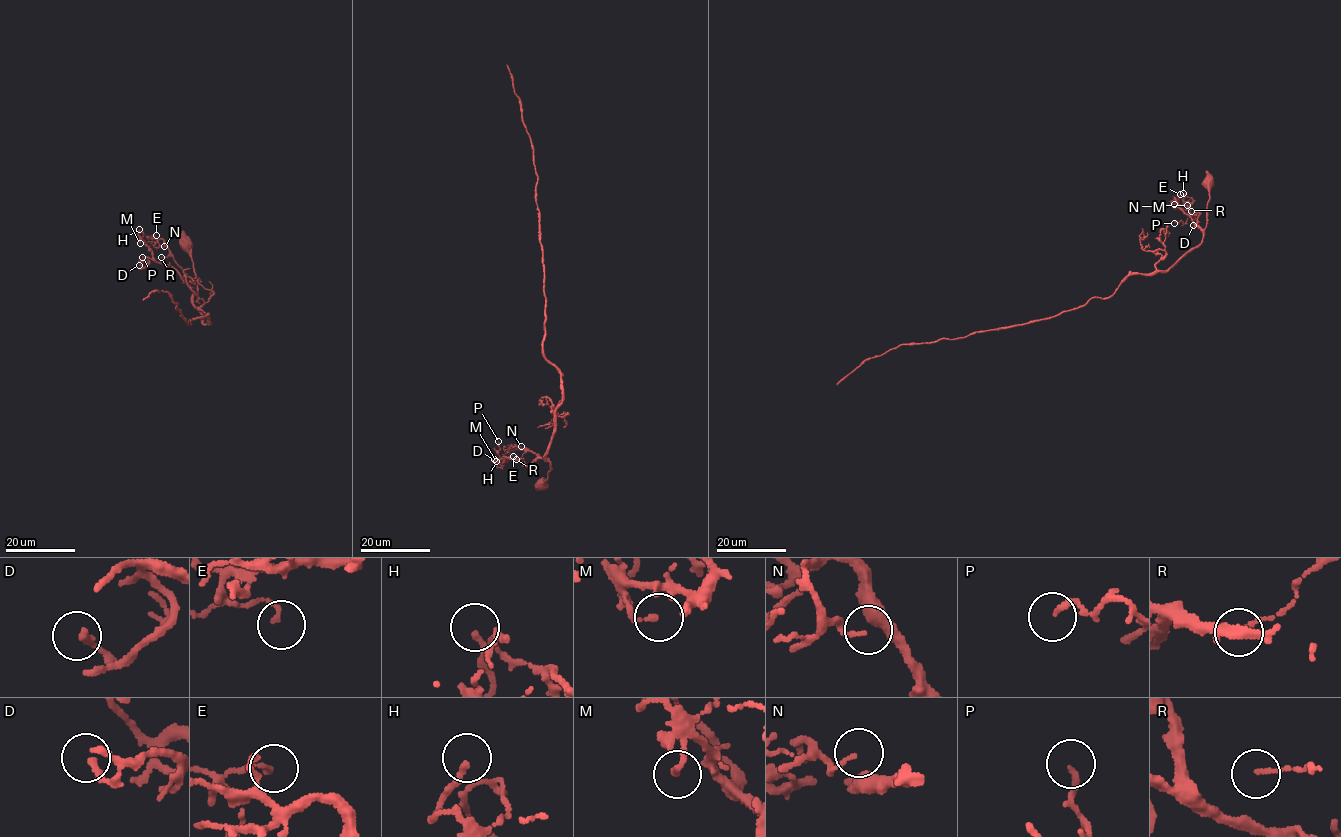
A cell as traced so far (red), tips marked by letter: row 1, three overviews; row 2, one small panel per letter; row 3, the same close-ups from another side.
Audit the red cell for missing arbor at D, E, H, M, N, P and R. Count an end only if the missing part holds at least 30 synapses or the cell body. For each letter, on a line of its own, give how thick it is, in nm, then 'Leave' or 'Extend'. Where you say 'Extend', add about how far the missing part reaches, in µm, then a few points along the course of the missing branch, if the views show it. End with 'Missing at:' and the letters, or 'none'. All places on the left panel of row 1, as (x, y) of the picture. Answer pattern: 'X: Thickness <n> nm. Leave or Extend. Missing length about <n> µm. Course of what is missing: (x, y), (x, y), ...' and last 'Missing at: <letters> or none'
D: Thickness 200 nm. Leave
E: Thickness 110 nm. Leave
H: Thickness 180 nm. Leave
M: Thickness 170 nm. Leave
N: Thickness 110 nm. Leave
P: Thickness 180 nm. Leave
R: Thickness 70 nm. Leave
Missing at: none

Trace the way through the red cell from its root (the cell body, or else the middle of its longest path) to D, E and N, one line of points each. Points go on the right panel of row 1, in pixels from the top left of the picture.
D: (1208, 181), (1207, 224), (1204, 229), (1198, 226), (1199, 213), (1189, 217), (1193, 217), (1193, 225)
E: (1208, 181), (1209, 201), (1204, 229), (1181, 210), (1174, 198), (1175, 201), (1180, 194)
N: (1208, 181), (1209, 201), (1204, 229), (1181, 210), (1174, 198), (1171, 202), (1174, 204)

